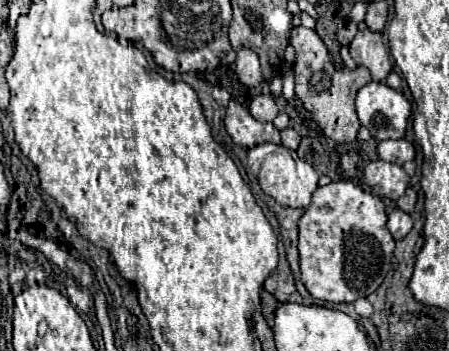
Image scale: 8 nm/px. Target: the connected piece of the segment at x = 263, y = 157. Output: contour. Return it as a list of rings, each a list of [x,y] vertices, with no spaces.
[[[259,144],[249,150],[249,168],[257,176],[261,190],[271,196],[277,204],[281,206],[291,206],[291,208],[307,208],[311,202],[311,194],[317,190],[317,180],[319,174],[315,168],[303,160],[293,150],[287,150],[277,144]]]

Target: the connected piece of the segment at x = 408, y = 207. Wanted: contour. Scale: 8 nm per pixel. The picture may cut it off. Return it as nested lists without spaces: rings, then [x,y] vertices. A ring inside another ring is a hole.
[[[409,186],[405,191],[405,194],[397,200],[397,206],[403,210],[403,212],[407,212],[407,214],[411,214],[414,211],[414,207],[417,201],[417,191]]]

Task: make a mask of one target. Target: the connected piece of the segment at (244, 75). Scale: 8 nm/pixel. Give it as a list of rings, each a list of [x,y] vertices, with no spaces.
[[[243,48],[237,52],[237,62],[235,62],[235,74],[245,86],[259,86],[263,76],[261,76],[261,64],[255,52],[249,48]]]

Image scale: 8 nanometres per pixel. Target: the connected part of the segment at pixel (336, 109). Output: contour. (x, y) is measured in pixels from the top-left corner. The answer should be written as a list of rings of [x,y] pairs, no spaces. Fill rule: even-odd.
[[[293,28],[291,30],[291,46],[297,52],[295,58],[295,94],[303,100],[305,108],[313,114],[315,122],[321,126],[327,138],[339,144],[353,144],[357,140],[359,118],[355,112],[355,96],[363,84],[371,82],[371,74],[367,68],[359,66],[357,70],[335,70],[331,64],[327,46],[317,36],[315,30],[309,28]]]

